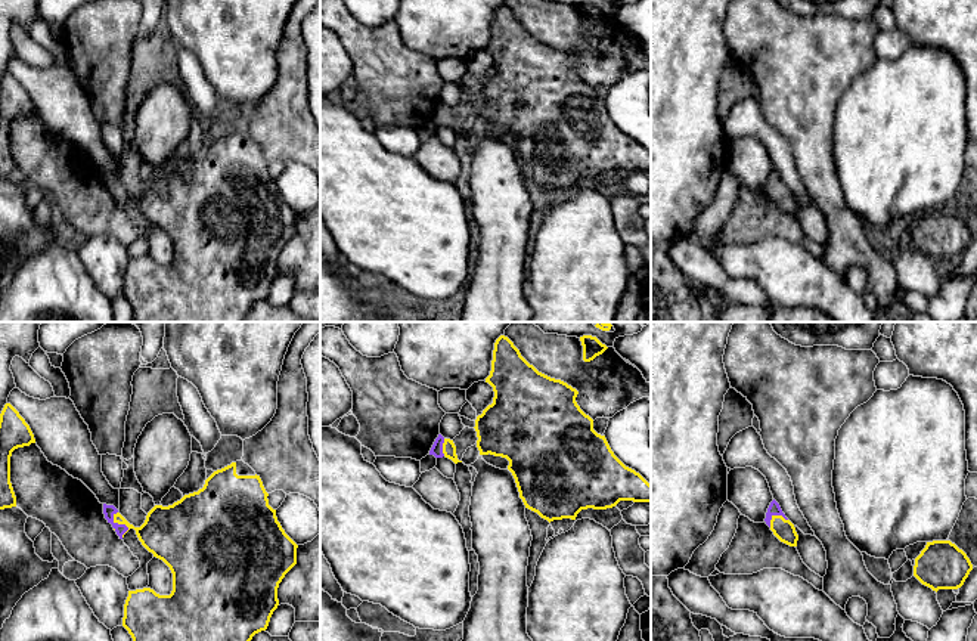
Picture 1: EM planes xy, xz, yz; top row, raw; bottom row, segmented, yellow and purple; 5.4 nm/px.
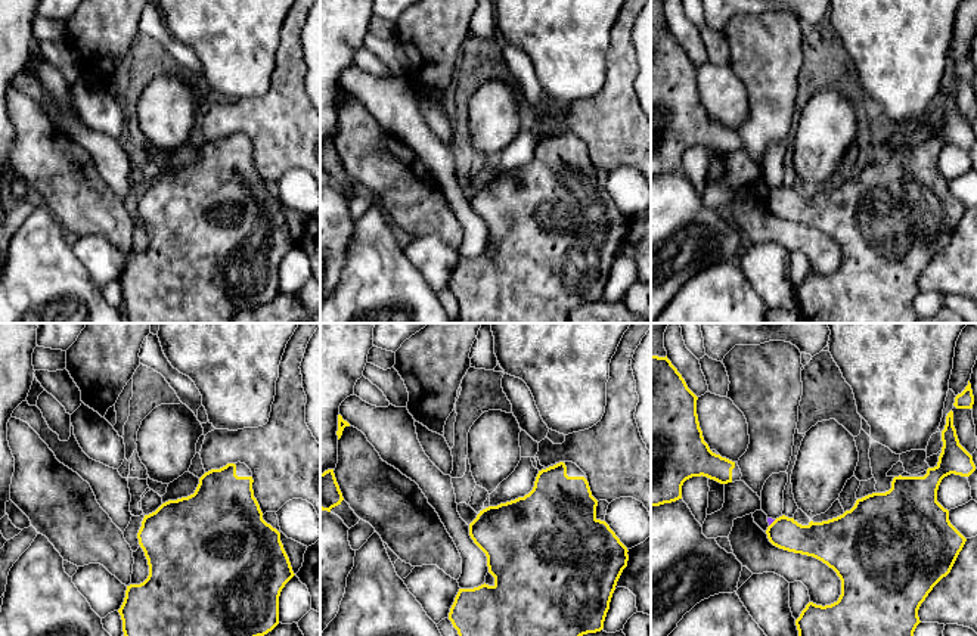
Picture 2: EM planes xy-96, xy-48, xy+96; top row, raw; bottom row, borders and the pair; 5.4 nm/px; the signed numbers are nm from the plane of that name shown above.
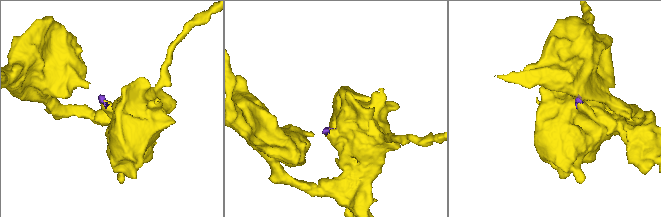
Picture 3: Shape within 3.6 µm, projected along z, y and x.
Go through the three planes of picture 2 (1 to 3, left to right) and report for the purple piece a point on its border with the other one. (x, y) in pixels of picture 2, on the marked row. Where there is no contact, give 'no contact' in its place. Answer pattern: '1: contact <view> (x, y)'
1: no contact
2: no contact
3: contact xy+96 (772, 523)

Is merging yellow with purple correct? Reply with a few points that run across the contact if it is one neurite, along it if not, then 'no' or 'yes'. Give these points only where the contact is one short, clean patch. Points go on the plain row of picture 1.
line xy (166, 201), (140, 201), (121, 192), (108, 179); yes

